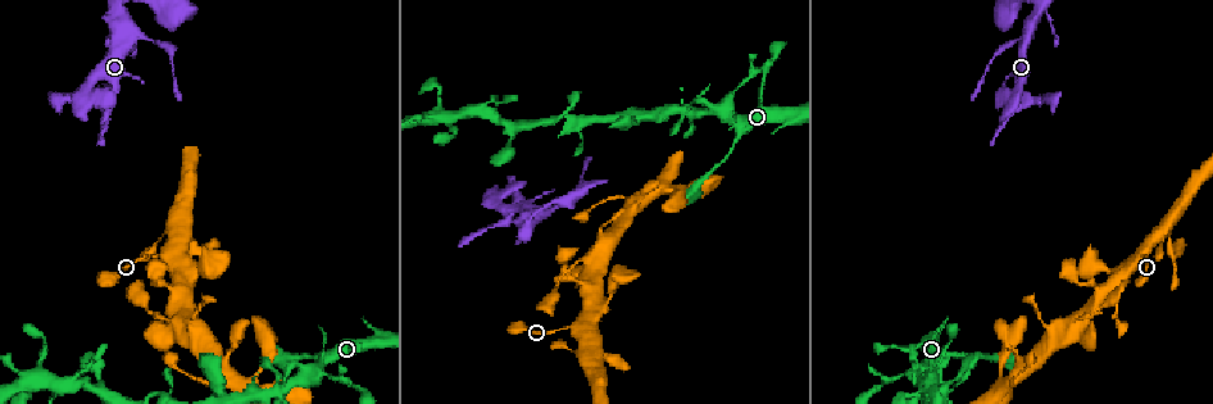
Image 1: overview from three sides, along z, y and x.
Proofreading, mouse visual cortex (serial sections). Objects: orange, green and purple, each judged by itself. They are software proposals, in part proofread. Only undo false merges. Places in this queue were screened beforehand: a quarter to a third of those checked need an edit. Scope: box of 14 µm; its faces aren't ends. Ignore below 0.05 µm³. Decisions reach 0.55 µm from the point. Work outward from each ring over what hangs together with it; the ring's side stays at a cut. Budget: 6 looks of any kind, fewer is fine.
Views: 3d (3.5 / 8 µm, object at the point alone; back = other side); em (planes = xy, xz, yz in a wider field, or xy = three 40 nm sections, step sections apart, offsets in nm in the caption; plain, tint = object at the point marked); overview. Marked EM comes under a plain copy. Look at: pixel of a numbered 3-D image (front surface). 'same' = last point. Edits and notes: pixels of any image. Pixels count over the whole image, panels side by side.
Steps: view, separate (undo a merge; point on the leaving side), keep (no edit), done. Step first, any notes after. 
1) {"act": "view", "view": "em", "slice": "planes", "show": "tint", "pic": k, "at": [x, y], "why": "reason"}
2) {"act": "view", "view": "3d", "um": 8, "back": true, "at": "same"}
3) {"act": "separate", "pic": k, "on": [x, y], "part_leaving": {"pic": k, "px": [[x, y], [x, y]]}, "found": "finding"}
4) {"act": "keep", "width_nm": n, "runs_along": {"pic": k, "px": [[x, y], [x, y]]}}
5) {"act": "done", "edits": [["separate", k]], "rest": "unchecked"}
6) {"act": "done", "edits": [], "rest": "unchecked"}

{"act": "view", "view": "em", "slice": "xy", "step": 1, "show": "tint", "pic": 1, "at": [1012, 41], "why": "narrows sharply"}

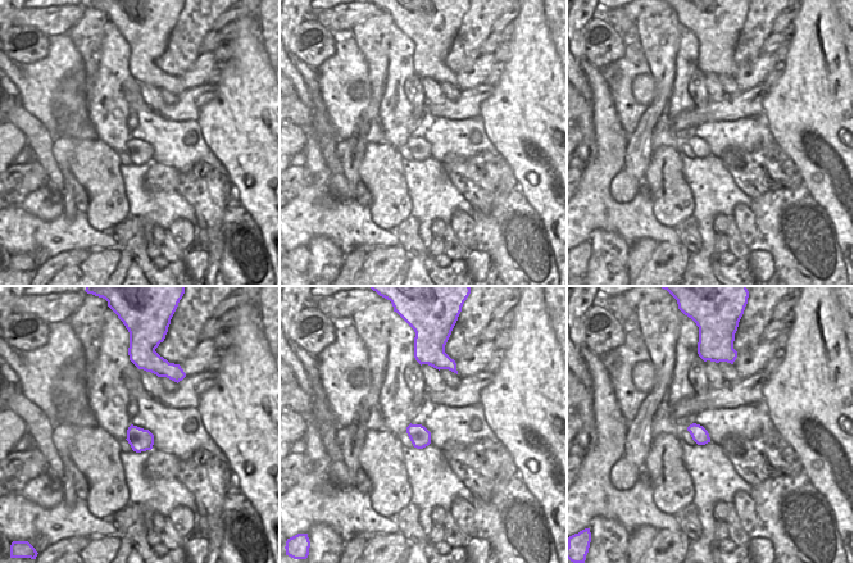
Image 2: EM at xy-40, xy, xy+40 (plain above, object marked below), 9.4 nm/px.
{"act": "view", "view": "3d", "um": 3.5, "at": "same", "why": "wider look"}

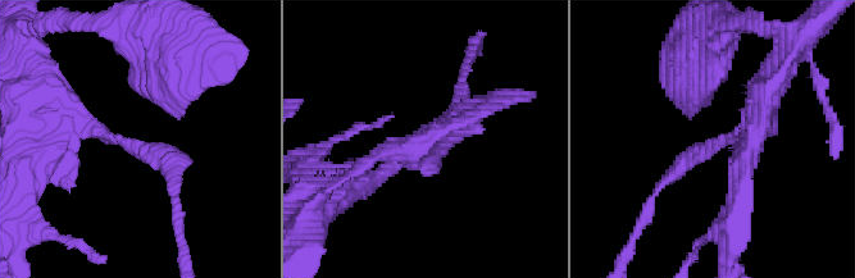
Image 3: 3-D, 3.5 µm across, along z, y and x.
{"act": "keep", "runs_along": {"pic": 3, "px": [[348, 182], [374, 182], [462, 96]]}, "found": "continuous, no second cell"}

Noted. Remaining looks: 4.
{"act": "view", "view": "3d", "um": 3.5, "pic": 1, "at": [1025, 95], "why": "branch point"}

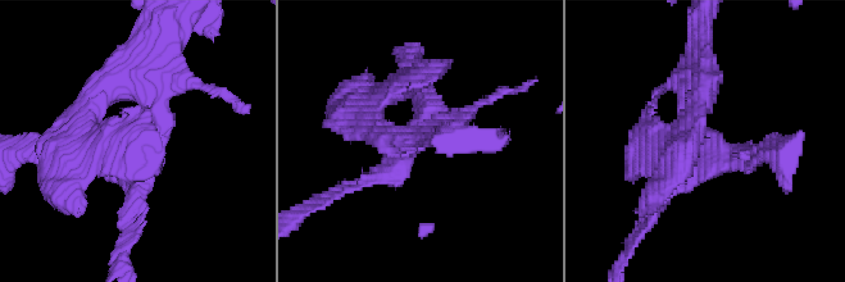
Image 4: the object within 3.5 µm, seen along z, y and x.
{"act": "view", "view": "em", "slice": "xy", "step": 1, "show": "tint", "at": "same"}

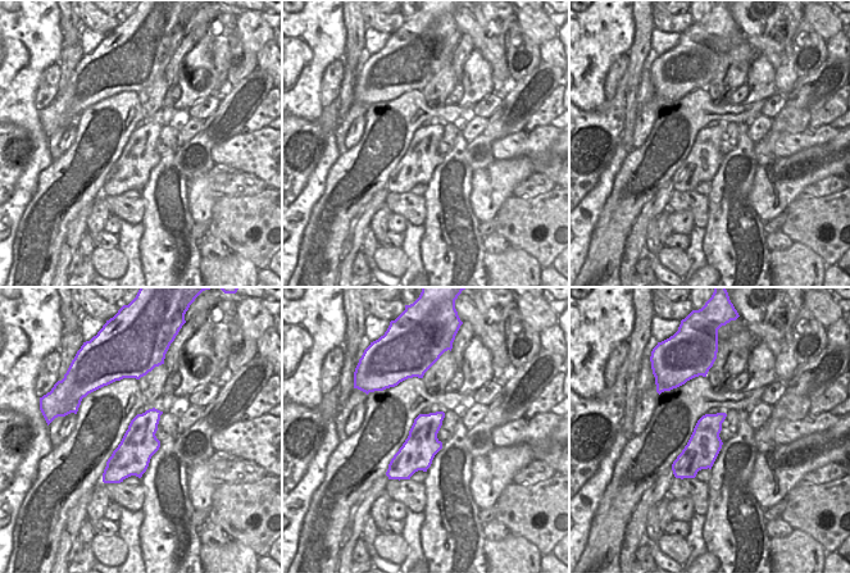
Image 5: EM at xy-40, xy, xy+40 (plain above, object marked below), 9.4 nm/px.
{"act": "keep", "runs_along": {"pic": 4, "px": [[157, 63], [157, 133], [82, 160]]}, "found": "all the same cell"}

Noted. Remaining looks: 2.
{"act": "view", "view": "3d", "um": 8, "back": true, "pic": 1, "at": [727, 109], "why": "a fork"}

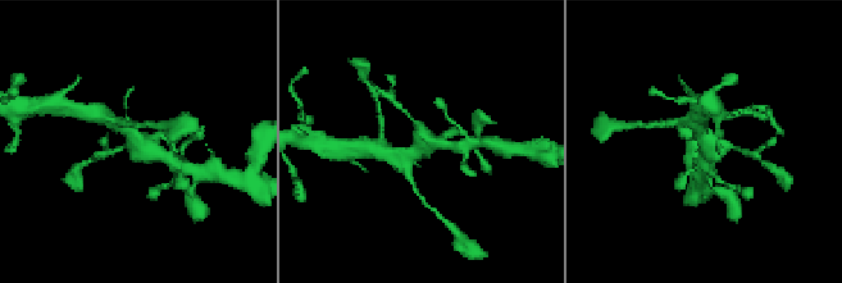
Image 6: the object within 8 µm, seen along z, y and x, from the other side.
{"act": "view", "view": "em", "slice": "xy", "step": 5, "show": "tint", "pic": 6, "at": [135, 140]}

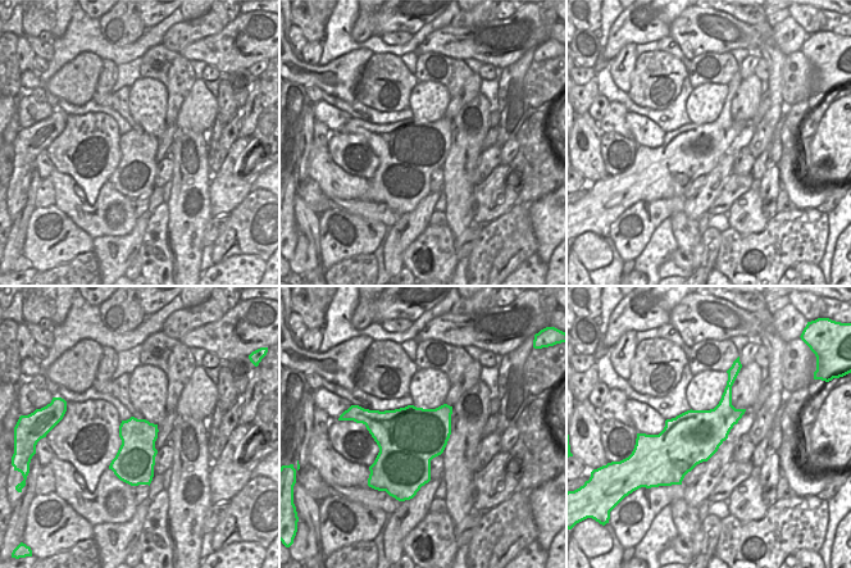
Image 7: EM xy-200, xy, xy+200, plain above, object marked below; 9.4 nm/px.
{"act": "keep", "runs_along": {"pic": 6, "px": [[110, 118], [150, 151], [168, 158]]}, "found": "all the same cell"}

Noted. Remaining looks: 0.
{"act": "done", "edits": [], "rest": "unchecked"}

